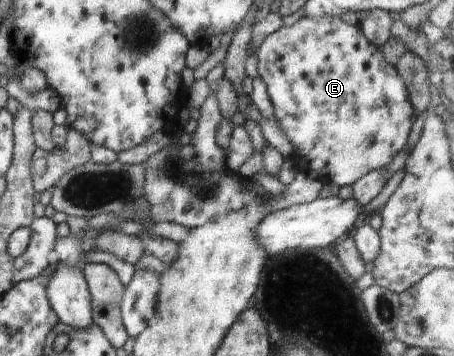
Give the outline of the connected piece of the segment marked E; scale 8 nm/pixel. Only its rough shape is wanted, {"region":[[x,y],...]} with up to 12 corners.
{"region":[[341,18],[257,48],[291,158],[353,186],[407,146],[403,79]]}

